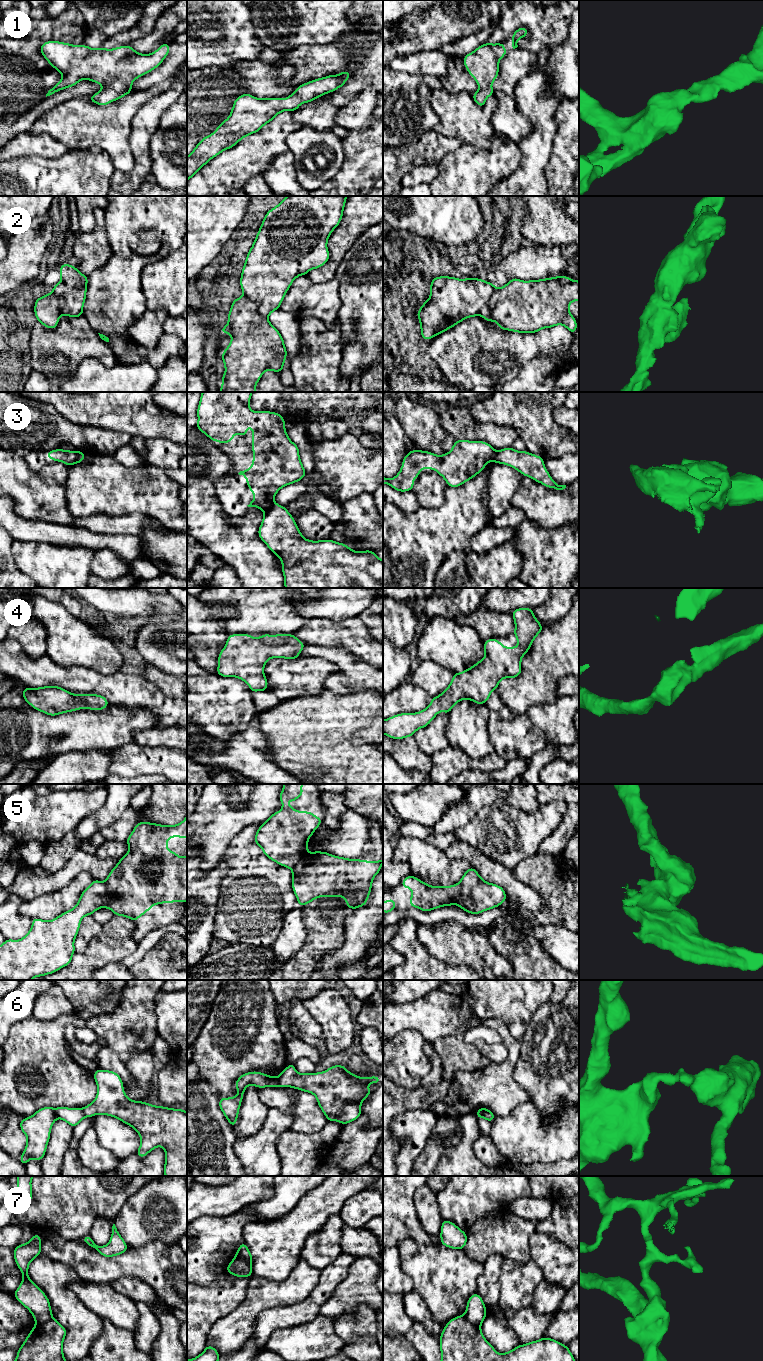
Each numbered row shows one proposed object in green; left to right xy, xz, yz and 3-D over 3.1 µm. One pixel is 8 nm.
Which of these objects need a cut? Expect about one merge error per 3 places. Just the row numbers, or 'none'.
2, 3, 5, 6, 7

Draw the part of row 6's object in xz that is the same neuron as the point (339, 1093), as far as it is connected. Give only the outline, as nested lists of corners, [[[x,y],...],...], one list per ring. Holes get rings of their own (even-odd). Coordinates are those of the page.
[[[293,1063],[281,1072],[278,1079],[280,1086],[315,1095],[327,1121],[338,1121],[342,1125],[361,1116],[361,1103],[373,1092],[368,1085],[382,1081],[375,1075],[358,1077],[344,1065],[334,1065],[320,1073],[297,1073]]]

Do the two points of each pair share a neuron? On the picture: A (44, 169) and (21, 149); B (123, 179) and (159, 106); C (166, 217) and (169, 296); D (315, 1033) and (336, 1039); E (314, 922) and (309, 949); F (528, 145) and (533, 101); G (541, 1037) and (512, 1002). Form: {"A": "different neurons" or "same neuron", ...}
{"A": "different neurons", "B": "same neuron", "C": "different neurons", "D": "different neurons", "E": "same neuron", "F": "same neuron", "G": "different neurons"}

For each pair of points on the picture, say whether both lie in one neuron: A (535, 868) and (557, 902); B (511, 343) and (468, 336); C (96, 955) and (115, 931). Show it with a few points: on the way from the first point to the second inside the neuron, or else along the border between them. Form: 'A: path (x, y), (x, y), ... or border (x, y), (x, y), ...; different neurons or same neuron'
A: path (543, 876), (557, 890), (557, 894); same neuron
B: path (500, 343), (479, 343); same neuron
C: path (102, 949), (114, 937); same neuron

